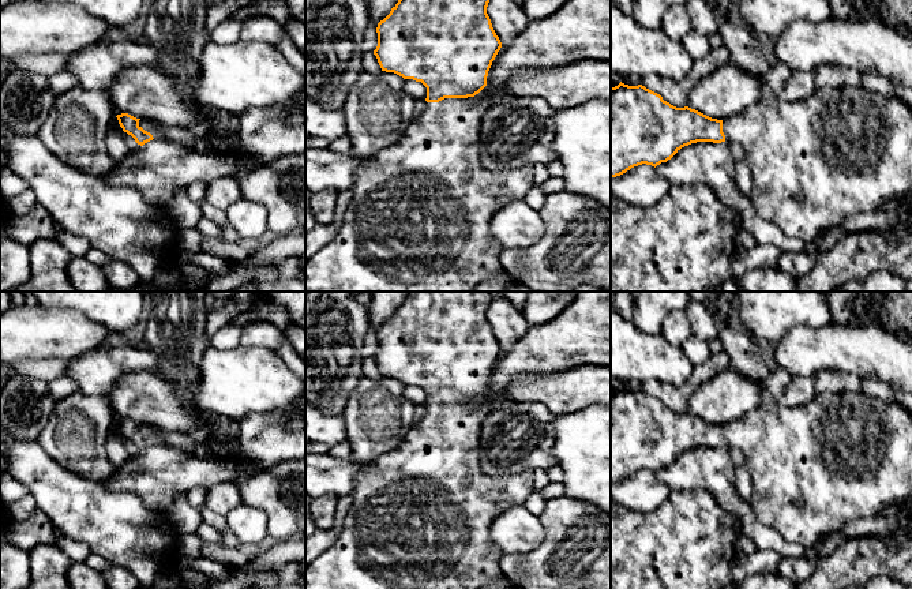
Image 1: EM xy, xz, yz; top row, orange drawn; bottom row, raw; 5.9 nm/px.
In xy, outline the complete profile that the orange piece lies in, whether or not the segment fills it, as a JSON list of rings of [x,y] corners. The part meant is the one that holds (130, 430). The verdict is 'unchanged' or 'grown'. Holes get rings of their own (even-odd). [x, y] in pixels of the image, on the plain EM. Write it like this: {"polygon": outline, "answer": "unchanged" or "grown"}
{"polygon": [[[128,419],[116,421],[124,438],[131,440],[140,451],[153,444],[166,444],[185,454],[194,454],[196,439],[194,434],[180,431],[164,431],[151,425],[136,424]]], "answer": "grown"}

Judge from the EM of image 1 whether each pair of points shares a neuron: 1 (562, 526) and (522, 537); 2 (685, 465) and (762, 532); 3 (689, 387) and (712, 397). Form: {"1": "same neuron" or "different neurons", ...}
{"1": "different neurons", "2": "same neuron", "3": "different neurons"}

